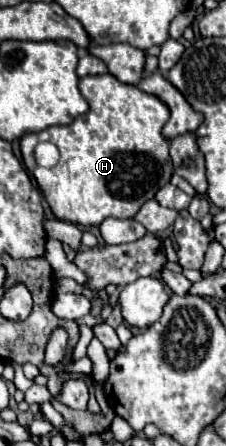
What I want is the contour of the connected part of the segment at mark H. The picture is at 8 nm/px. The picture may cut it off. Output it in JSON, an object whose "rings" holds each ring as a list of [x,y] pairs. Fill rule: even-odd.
{"rings":[[[109,73],[79,79],[79,91],[89,103],[89,111],[69,125],[25,133],[19,141],[23,163],[35,175],[57,219],[77,225],[99,225],[105,217],[131,219],[171,179],[169,141],[161,135],[169,109],[155,95],[125,85]],[[41,141],[53,141],[61,151],[59,163],[51,169],[35,163],[33,149]]]}

